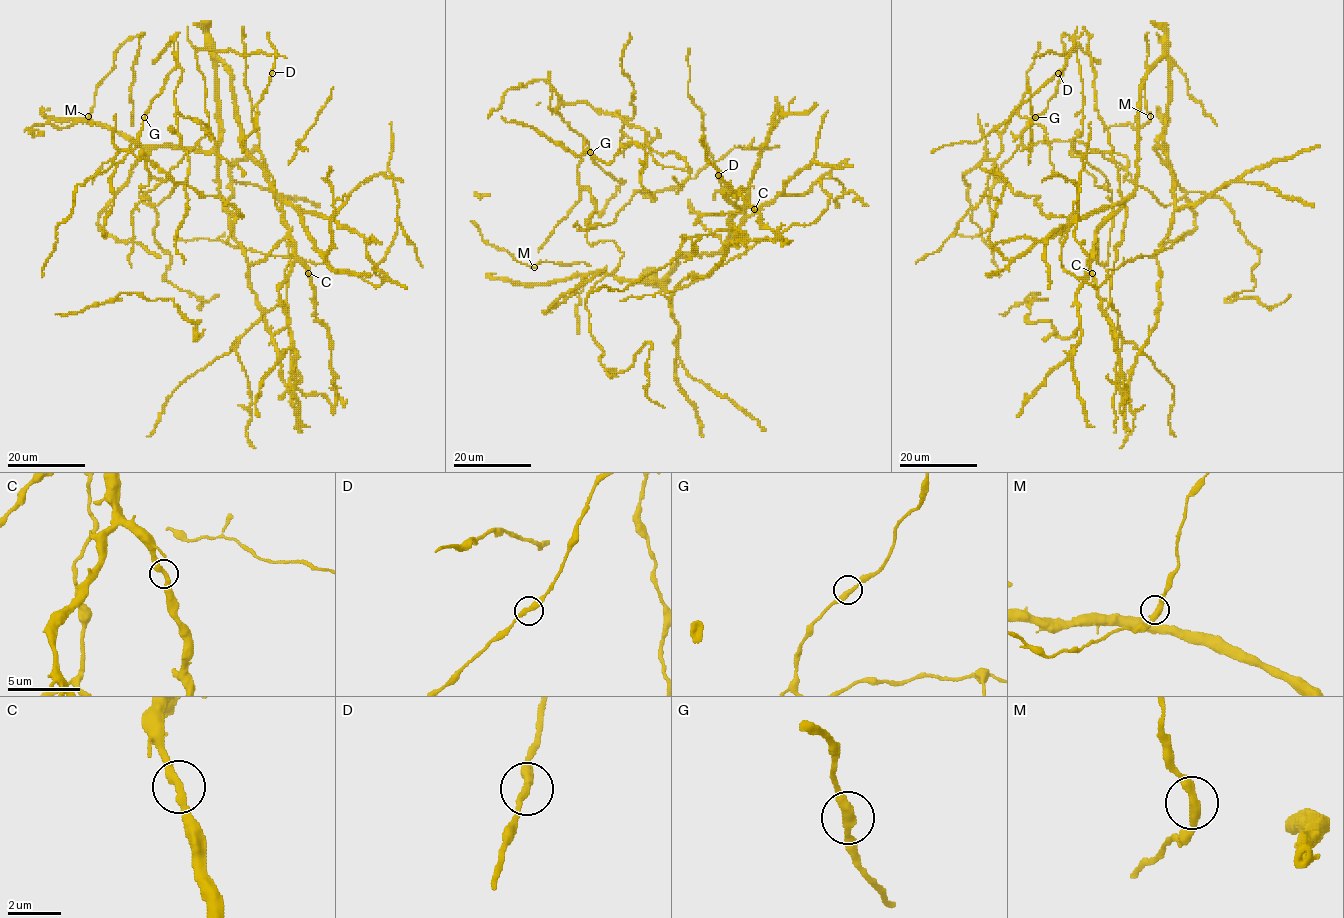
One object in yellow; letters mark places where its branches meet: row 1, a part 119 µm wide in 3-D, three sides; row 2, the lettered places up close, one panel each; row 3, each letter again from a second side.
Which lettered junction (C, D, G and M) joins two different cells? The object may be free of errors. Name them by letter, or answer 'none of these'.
none of these

